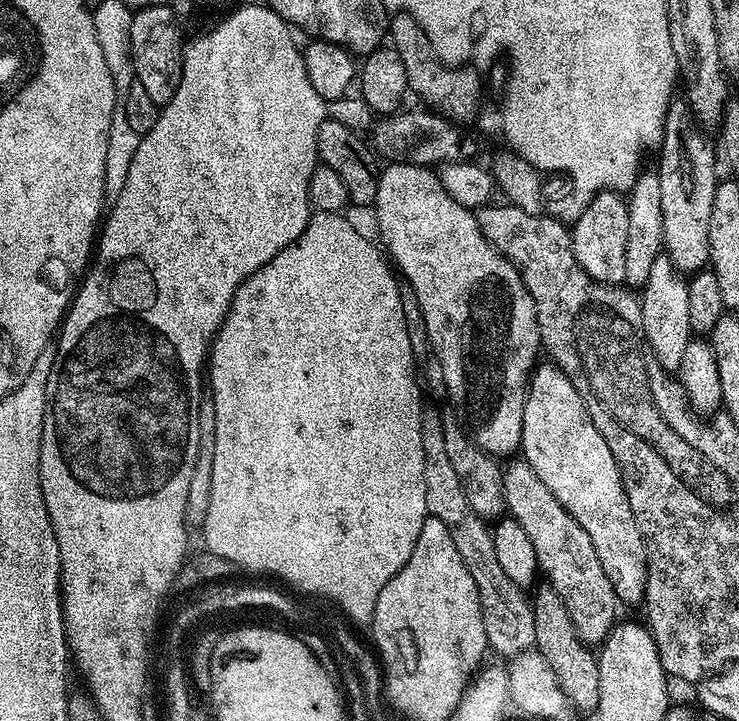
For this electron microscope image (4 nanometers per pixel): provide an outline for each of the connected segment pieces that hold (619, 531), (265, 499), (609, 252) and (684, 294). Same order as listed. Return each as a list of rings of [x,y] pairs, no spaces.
[[[551,362],[537,363],[528,382],[519,451],[524,461],[534,470],[534,474],[542,478],[546,490],[550,490],[550,494],[554,494],[554,498],[562,502],[562,506],[578,522],[578,526],[582,526],[582,530],[590,534],[590,542],[594,542],[598,562],[602,562],[602,570],[606,570],[606,578],[610,578],[614,586],[617,601],[621,605],[639,605],[646,590],[648,559],[644,553],[644,539],[640,537],[634,514],[630,510],[630,502],[626,498],[620,467],[614,454],[610,454],[610,446],[606,446],[606,438],[598,434],[598,426],[594,426],[574,382],[570,382],[570,378],[566,378],[560,367]]]
[[[316,212],[309,215],[308,225],[302,234],[286,250],[282,250],[266,266],[262,266],[250,278],[246,278],[232,295],[232,304],[228,308],[228,317],[220,325],[211,345],[210,355],[206,360],[206,380],[212,383],[212,412],[216,415],[216,437],[210,441],[212,450],[212,468],[216,472],[216,484],[210,489],[210,510],[207,511],[208,544],[218,546],[234,557],[246,559],[251,564],[264,564],[277,567],[284,576],[293,576],[299,584],[310,586],[319,592],[331,591],[339,600],[344,600],[342,612],[348,614],[353,625],[371,625],[374,618],[374,606],[378,602],[378,594],[382,594],[382,586],[406,566],[410,554],[414,554],[414,542],[418,542],[418,534],[422,531],[422,522],[428,517],[426,506],[426,478],[424,477],[424,455],[422,454],[422,407],[420,408],[420,388],[416,385],[416,360],[412,357],[412,336],[408,333],[408,320],[404,317],[404,304],[400,301],[400,288],[396,285],[397,277],[386,259],[385,253],[372,244],[364,244],[364,236],[347,220],[347,215],[338,212]]]
[[[609,190],[598,193],[571,225],[574,258],[578,258],[578,266],[582,266],[590,278],[603,284],[624,284],[629,223],[627,199],[621,193]]]
[[[661,254],[654,258],[654,266],[650,269],[650,278],[642,285],[639,293],[643,314],[643,330],[645,340],[660,359],[660,365],[667,372],[679,371],[683,351],[692,339],[689,326],[690,294],[688,280],[681,272],[671,255]]]

